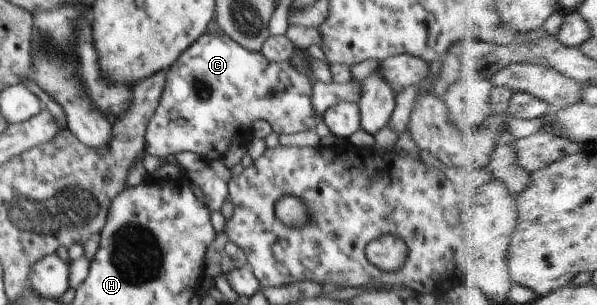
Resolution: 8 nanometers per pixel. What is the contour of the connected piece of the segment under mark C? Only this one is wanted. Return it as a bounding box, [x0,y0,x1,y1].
[145,28,319,162]

